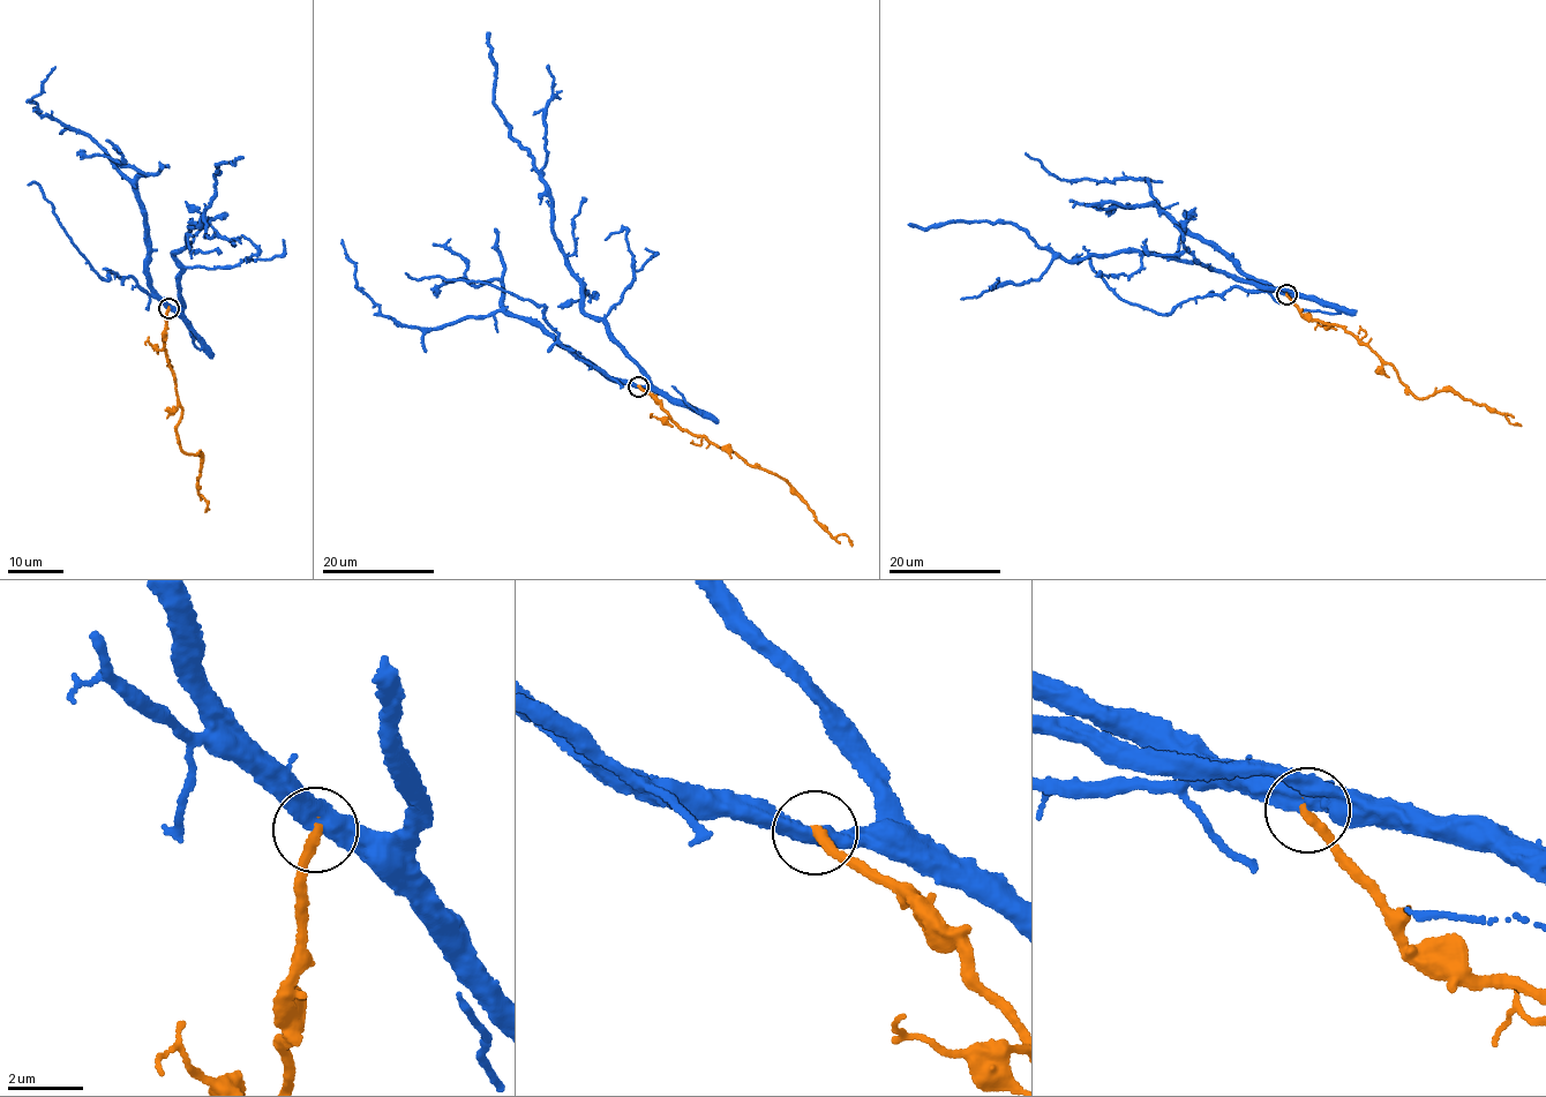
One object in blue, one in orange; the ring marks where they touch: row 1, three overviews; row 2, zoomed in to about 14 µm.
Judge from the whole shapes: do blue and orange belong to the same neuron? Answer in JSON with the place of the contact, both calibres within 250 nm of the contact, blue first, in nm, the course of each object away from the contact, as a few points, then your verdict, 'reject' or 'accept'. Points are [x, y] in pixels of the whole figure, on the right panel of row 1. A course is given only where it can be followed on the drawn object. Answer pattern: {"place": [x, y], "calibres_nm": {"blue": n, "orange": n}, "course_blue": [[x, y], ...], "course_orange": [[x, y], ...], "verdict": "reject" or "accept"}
{"place": [1286, 294], "calibres_nm": {"blue": 480, "orange": 280}, "course_blue": [[1288, 294], [1156, 254], [1065, 260], [1010, 223], [946, 222], [928, 228], [908, 224]], "course_orange": [[1288, 294], [1301, 314], [1343, 328], [1390, 365], [1419, 398], [1450, 391], [1506, 414], [1507, 420], [1521, 426]], "verdict": "reject"}

